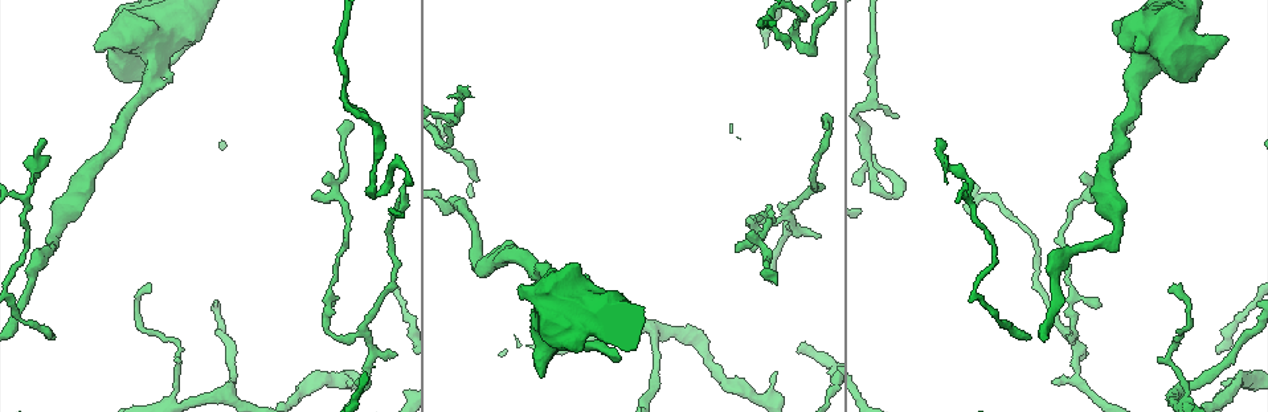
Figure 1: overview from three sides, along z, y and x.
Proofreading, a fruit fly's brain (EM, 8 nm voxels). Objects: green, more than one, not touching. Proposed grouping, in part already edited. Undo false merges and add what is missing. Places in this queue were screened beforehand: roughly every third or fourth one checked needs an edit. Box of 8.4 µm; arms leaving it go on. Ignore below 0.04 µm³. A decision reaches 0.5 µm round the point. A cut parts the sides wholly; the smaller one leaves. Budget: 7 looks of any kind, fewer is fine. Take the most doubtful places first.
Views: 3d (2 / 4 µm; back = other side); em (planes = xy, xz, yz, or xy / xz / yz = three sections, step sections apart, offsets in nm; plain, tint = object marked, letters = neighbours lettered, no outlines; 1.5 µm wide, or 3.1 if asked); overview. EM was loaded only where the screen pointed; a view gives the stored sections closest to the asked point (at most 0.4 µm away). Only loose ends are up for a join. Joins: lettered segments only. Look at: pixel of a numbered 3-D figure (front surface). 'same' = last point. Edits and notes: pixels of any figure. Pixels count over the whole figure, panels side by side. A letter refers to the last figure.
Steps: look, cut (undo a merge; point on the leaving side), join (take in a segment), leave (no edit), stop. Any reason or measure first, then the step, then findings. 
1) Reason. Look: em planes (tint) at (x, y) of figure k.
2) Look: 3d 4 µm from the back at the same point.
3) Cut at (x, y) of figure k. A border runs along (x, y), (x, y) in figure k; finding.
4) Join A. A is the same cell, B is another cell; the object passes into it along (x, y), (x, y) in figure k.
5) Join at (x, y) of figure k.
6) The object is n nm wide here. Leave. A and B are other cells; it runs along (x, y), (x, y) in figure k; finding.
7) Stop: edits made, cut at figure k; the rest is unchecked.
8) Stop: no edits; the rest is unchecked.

Look: 3d 4 µm at (894, 117) of figure 1.

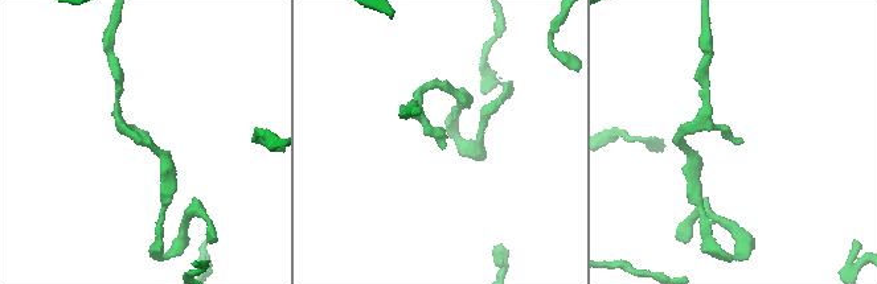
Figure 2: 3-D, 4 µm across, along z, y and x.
Look: em planes (letters) at (736, 140) of figure 2.

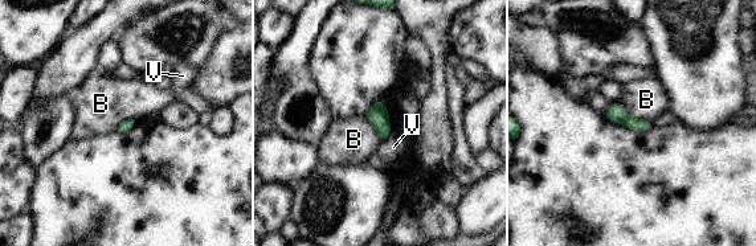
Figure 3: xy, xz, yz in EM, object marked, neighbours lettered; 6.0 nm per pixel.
The longest contact is with B, 240 nm. Leave. B and V are other cells; a border runs along (617, 102), (630, 115), (652, 122) in figure 3; no lettered segment goes on from it.

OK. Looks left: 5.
Three arms meet. Look: 3d 4 µm from the back at (786, 210) of figure 1.

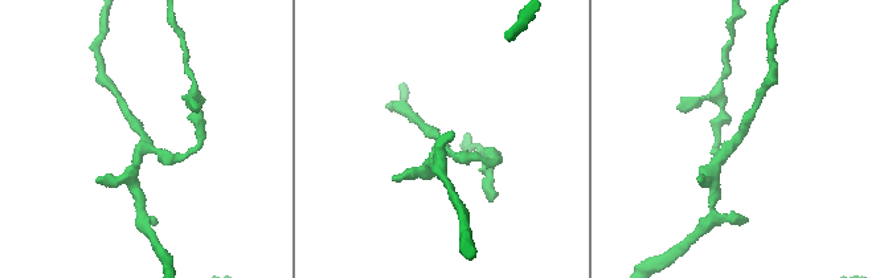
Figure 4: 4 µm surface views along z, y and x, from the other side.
3 arms meet here. Look: em planes (letters) at (147, 142) of figure 4.

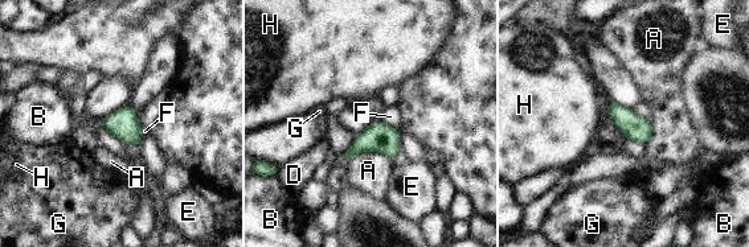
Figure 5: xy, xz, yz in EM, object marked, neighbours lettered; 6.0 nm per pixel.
The object is 160 nm wide here. Leave. A, B, D, E, F, G and H are other cells; a border runs along (380, 122), (398, 131) in figure 5; continuous, no second cell.

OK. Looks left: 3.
Sharp bend. Look: 3d 4 µm at (1116, 232) of figure 1.

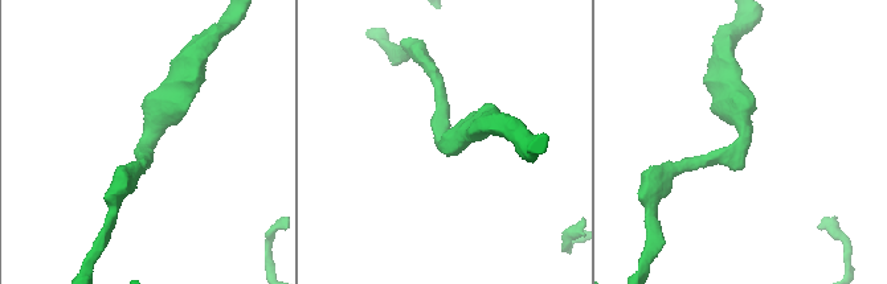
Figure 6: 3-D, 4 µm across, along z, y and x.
The arms are 180, 340 nm wide. Look: em planes (letters) at (150, 142) of figure 6.

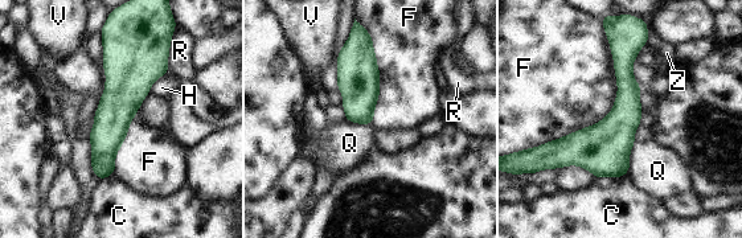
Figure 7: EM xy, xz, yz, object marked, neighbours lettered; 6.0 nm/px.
The object is 240 nm wide here. Leave. C, F, H, Q, R, V and Z are other cells; it runs along (622, 37), (624, 111), (562, 163) in figure 7; all the same cell.

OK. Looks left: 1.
Stop: no edits; the rest is unchecked.

